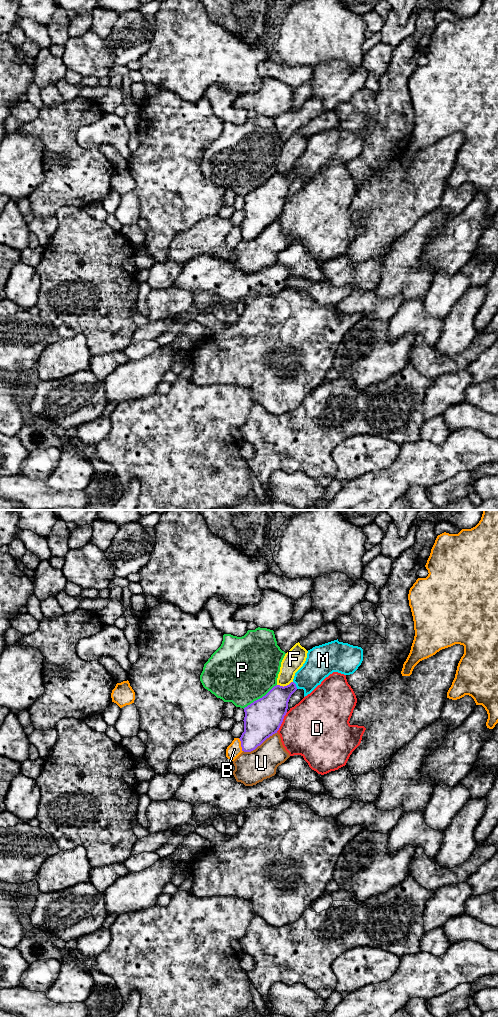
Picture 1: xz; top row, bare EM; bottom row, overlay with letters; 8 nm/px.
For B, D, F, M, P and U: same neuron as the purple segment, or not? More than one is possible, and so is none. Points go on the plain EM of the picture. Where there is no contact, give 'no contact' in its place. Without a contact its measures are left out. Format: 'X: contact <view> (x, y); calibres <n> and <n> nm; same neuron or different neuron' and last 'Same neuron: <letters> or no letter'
B: contact xz (241, 233); calibres 280 and 110 nm; different neuron
D: contact xz (282, 209); calibres 300 and 460 nm; different neuron
F: contact xz (284, 174); calibres 260 and 160 nm; different neuron
M: contact xz (295, 173); calibres 220 and 220 nm; different neuron
P: contact xz (260, 186); calibres 300 and 500 nm; different neuron
U: contact xz (260, 232); calibres 300 and 260 nm; different neuron
Same neuron: no letter

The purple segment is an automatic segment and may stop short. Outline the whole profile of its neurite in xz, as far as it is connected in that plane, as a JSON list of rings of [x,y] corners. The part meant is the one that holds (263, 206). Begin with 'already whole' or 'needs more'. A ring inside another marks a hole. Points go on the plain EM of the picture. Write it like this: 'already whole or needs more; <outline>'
already whole; [[[294,170],[284,175],[276,173],[265,184],[244,196],[244,220],[239,226],[242,239],[251,240],[255,238],[267,226],[277,221],[287,201],[289,187],[296,178],[297,175]]]

